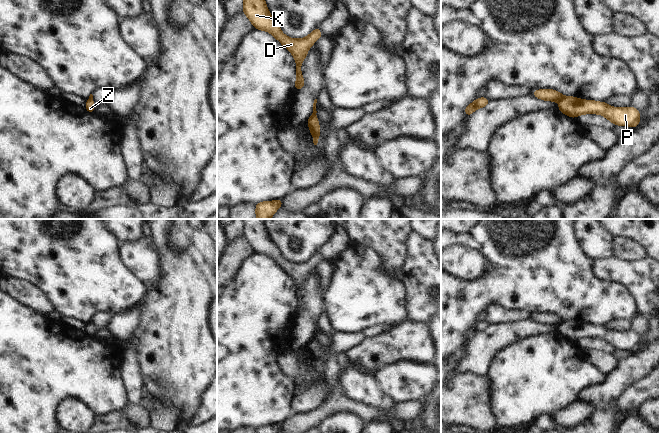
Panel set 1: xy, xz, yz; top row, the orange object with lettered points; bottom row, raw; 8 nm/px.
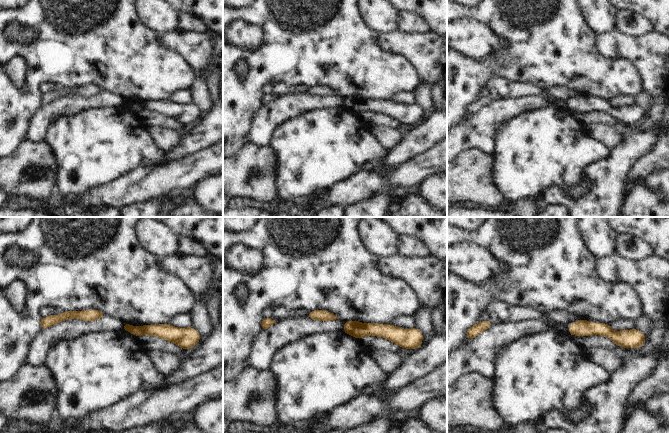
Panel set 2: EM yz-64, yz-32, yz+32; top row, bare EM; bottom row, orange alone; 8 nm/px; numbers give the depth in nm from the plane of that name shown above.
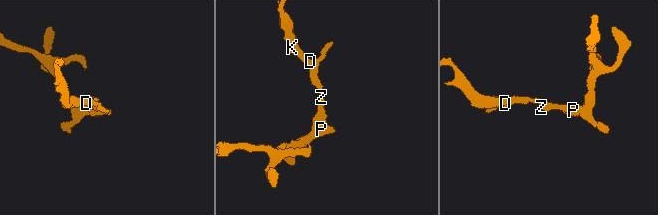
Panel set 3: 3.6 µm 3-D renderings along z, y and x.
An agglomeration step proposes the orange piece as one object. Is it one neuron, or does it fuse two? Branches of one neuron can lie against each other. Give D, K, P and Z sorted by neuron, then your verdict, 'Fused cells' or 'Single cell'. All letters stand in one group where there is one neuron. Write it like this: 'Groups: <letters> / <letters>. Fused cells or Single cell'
Groups: D K / P Z. Fused cells.

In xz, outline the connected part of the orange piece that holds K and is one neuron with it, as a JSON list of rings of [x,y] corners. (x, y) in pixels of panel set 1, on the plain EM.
[[[243,219],[243,237],[249,242],[255,253],[267,255],[280,265],[288,273],[296,285],[297,303],[295,313],[298,315],[304,311],[304,303],[301,296],[301,288],[305,283],[309,272],[315,265],[322,261],[319,252],[302,263],[292,263],[282,257],[281,252],[271,240],[263,219]]]

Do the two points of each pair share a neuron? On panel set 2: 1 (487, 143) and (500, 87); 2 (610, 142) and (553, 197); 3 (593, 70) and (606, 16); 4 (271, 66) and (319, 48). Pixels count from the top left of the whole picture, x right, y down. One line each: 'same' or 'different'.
1: different
2: different
3: different
4: same

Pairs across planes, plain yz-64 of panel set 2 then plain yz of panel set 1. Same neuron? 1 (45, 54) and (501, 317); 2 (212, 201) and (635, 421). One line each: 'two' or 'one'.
1: two
2: two

